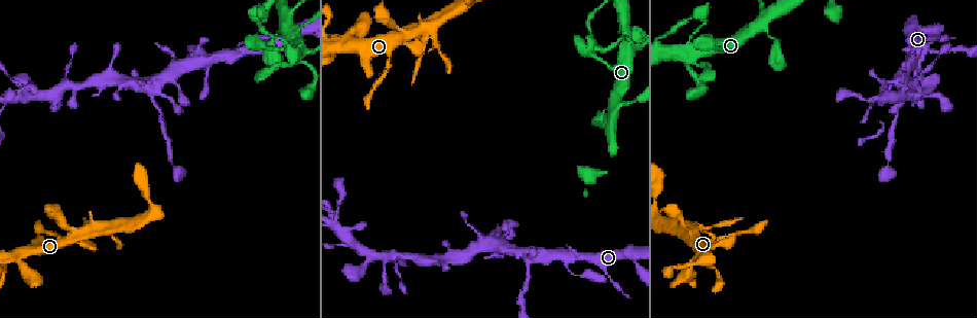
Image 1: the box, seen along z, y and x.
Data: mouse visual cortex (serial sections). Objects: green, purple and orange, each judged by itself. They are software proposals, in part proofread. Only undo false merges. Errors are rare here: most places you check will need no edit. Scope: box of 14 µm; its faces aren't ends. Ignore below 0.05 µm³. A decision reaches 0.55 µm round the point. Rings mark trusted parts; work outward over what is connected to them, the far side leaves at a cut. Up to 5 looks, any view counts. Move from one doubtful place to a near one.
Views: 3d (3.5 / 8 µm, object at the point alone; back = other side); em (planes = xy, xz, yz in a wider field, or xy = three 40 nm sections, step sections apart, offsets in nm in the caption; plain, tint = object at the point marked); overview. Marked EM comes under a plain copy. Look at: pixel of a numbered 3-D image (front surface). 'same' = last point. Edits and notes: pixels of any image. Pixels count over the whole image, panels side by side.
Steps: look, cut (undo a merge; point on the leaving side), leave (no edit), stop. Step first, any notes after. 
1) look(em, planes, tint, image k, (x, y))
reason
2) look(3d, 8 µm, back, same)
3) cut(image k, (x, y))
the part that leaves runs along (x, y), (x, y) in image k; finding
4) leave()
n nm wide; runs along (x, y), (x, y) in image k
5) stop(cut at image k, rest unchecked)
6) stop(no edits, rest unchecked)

look(3d, 3.5 µm, image 1, (695, 52))
thin arm on a thick one

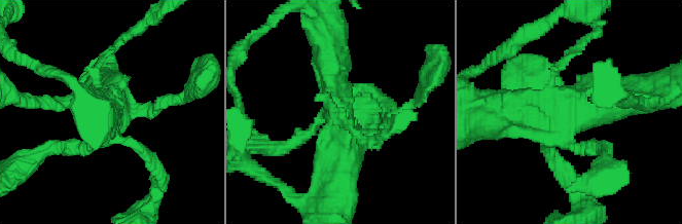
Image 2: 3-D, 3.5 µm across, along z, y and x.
look(em, xy, step 3, tint, image 2, (571, 108))

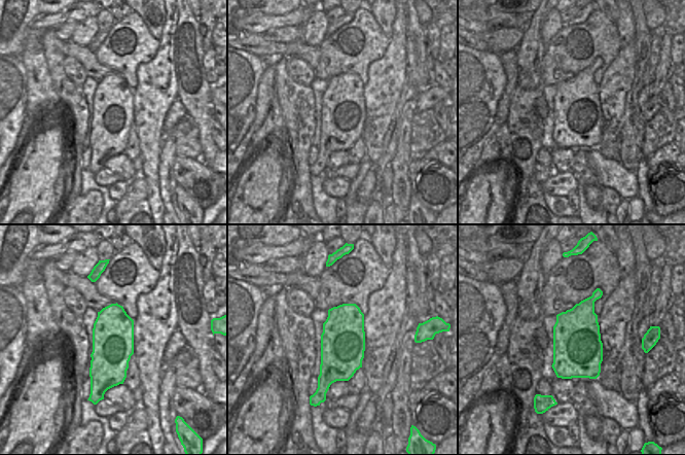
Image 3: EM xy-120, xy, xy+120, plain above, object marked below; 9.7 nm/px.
leave()
runs along (634, 92), (591, 108), (502, 111) in image 2; all the same cell

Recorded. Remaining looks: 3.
look(3d, 8 µm, image 1, (428, 28))
arms run side by side

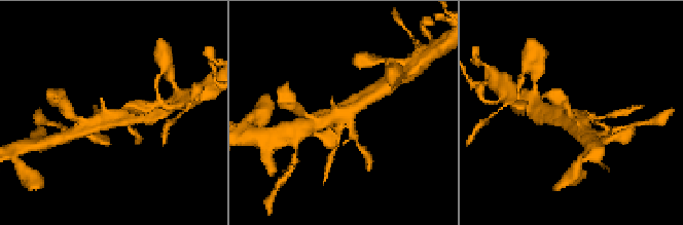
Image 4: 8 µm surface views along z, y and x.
look(em, xy, step 1, tint, image 4, (115, 116))
shape alone is not enough

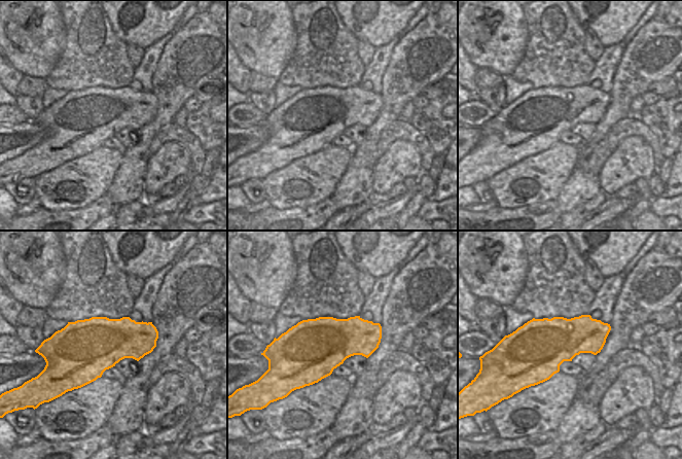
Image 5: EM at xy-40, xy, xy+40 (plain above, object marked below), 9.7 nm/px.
leave()
runs along (319, 122), (353, 110), (371, 97) in image 4; continuous, no second cell

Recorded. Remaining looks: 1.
stop(no edits, rest unchecked)

